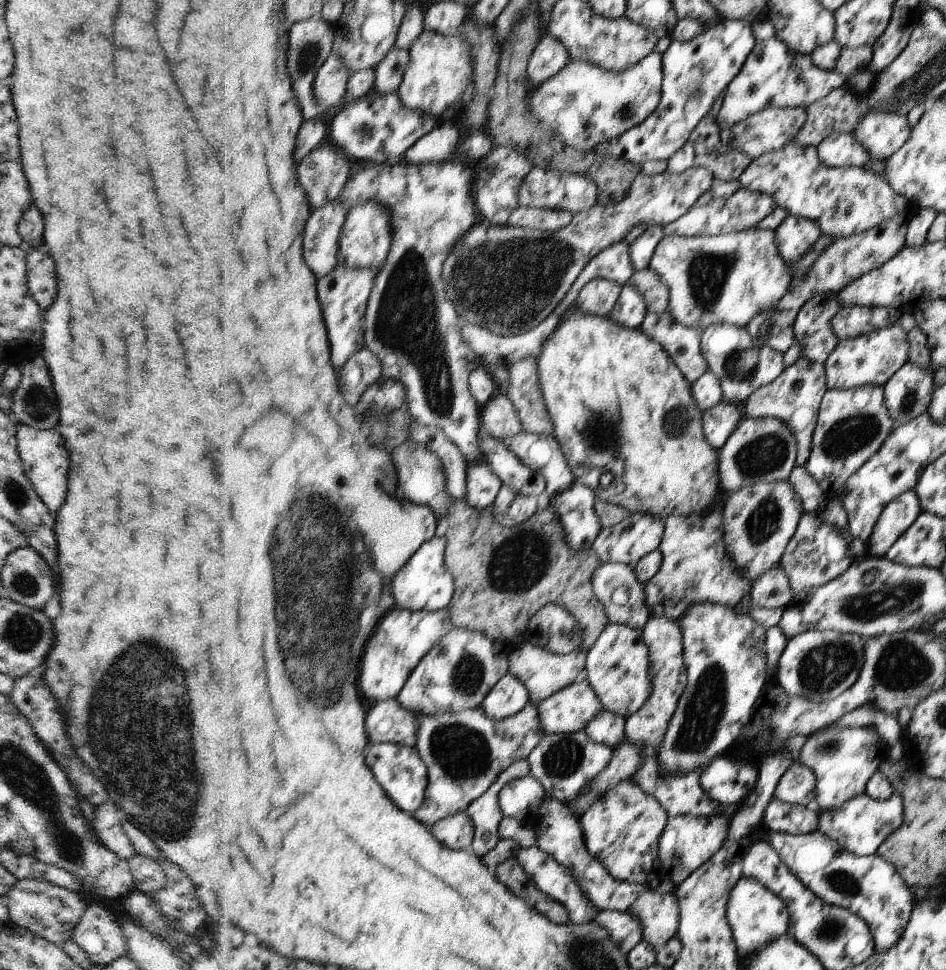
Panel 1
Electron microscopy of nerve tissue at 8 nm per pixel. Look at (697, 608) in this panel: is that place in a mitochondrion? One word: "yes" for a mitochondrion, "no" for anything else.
no

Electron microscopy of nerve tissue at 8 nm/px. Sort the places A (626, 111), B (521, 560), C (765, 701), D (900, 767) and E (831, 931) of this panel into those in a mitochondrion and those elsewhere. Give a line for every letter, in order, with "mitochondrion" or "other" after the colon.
A: mitochondrion
B: mitochondrion
C: other
D: other
E: mitochondrion

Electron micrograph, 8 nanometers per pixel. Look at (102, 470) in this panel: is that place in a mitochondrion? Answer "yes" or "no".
no

